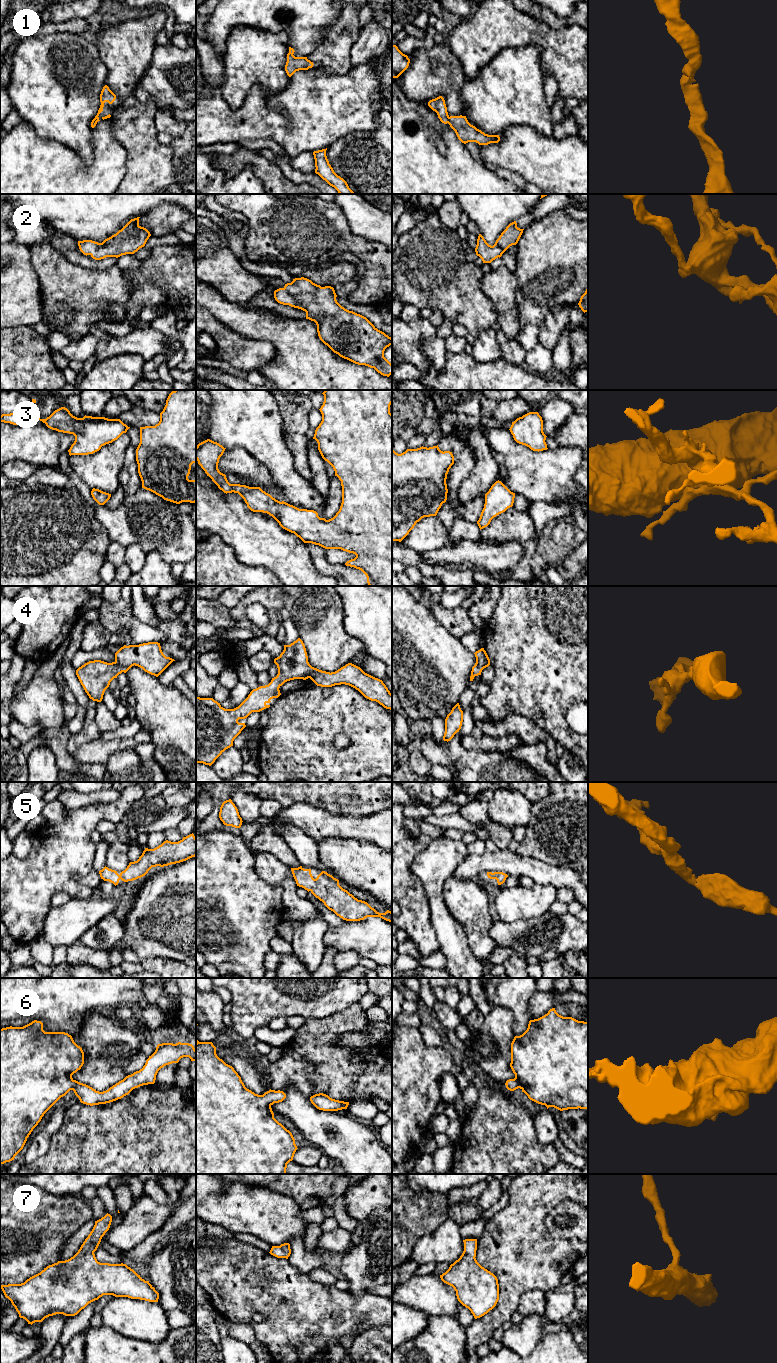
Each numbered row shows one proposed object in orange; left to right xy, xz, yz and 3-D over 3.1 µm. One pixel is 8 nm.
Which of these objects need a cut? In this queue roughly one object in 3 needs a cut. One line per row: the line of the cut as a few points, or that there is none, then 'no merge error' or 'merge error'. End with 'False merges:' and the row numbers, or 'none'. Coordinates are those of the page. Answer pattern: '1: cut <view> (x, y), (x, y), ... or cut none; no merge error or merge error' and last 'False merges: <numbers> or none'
1: cut none; no merge error
2: cut none; no merge error
3: cut none; no merge error
4: cut none; no merge error
5: cut none; no merge error
6: cut none; no merge error
7: cut none; no merge error
False merges: none

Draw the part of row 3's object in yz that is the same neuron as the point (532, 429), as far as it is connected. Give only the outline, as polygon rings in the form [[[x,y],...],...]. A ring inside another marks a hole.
[[[529,412],[517,418],[510,427],[514,440],[533,451],[547,450],[546,435],[543,432],[543,420],[538,412]]]

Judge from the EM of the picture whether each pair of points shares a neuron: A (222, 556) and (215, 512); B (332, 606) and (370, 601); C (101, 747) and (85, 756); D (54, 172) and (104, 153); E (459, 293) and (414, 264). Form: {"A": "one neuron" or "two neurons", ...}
{"A": "two neurons", "B": "two neurons", "C": "one neuron", "D": "one neuron", "E": "one neuron"}

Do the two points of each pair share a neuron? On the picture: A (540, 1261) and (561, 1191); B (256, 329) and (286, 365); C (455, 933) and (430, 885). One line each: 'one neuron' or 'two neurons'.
A: one neuron
B: one neuron
C: one neuron

